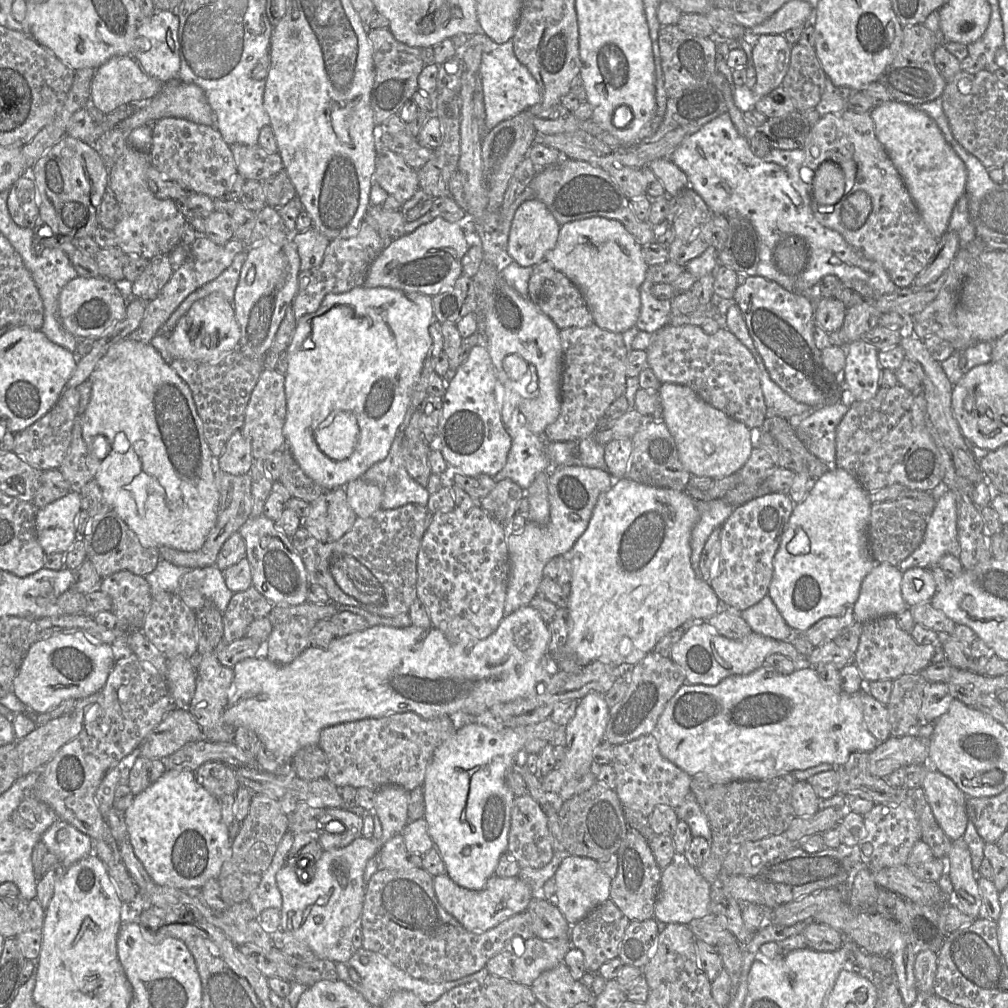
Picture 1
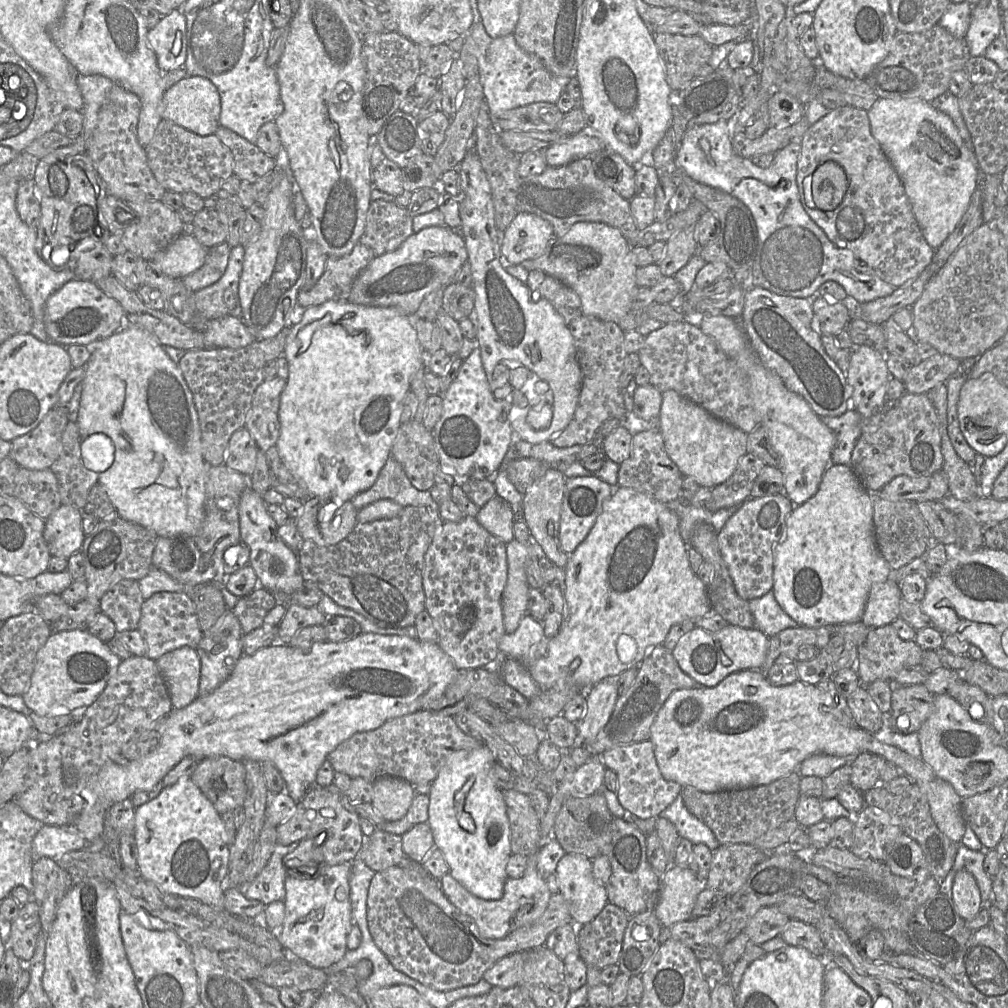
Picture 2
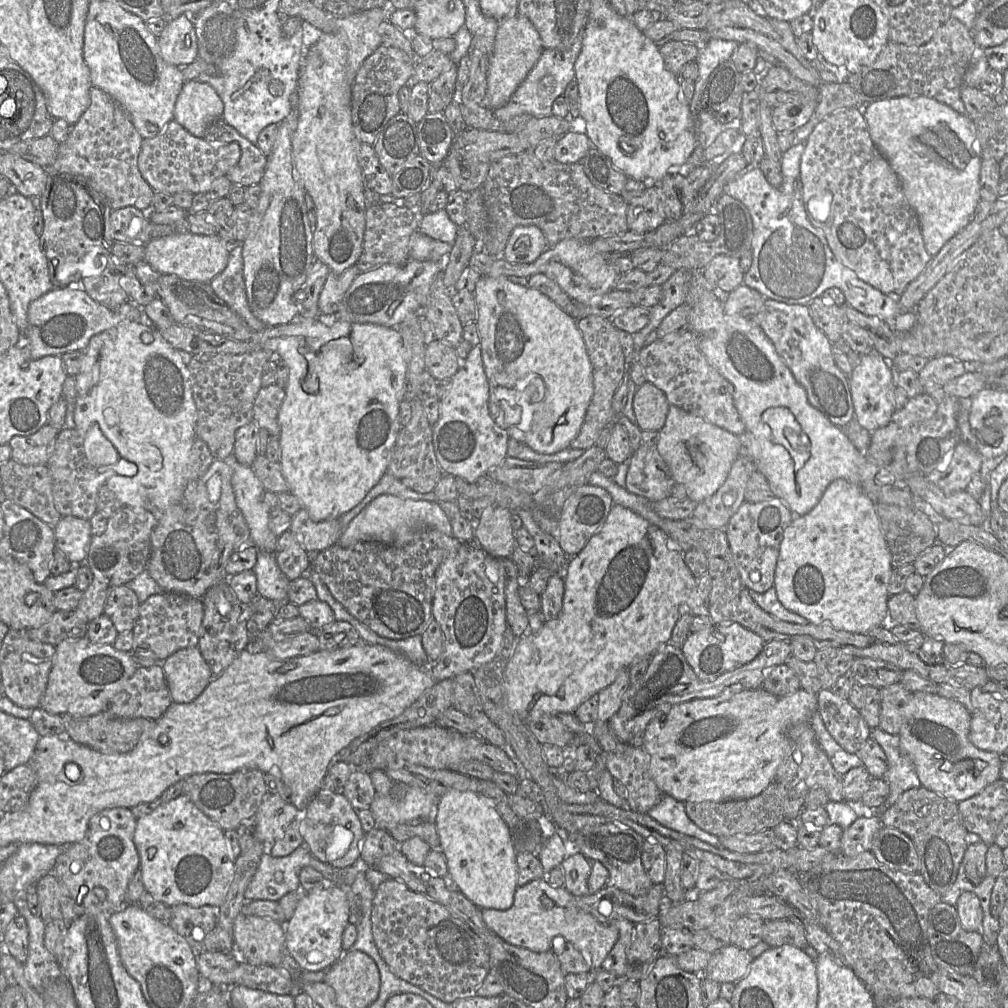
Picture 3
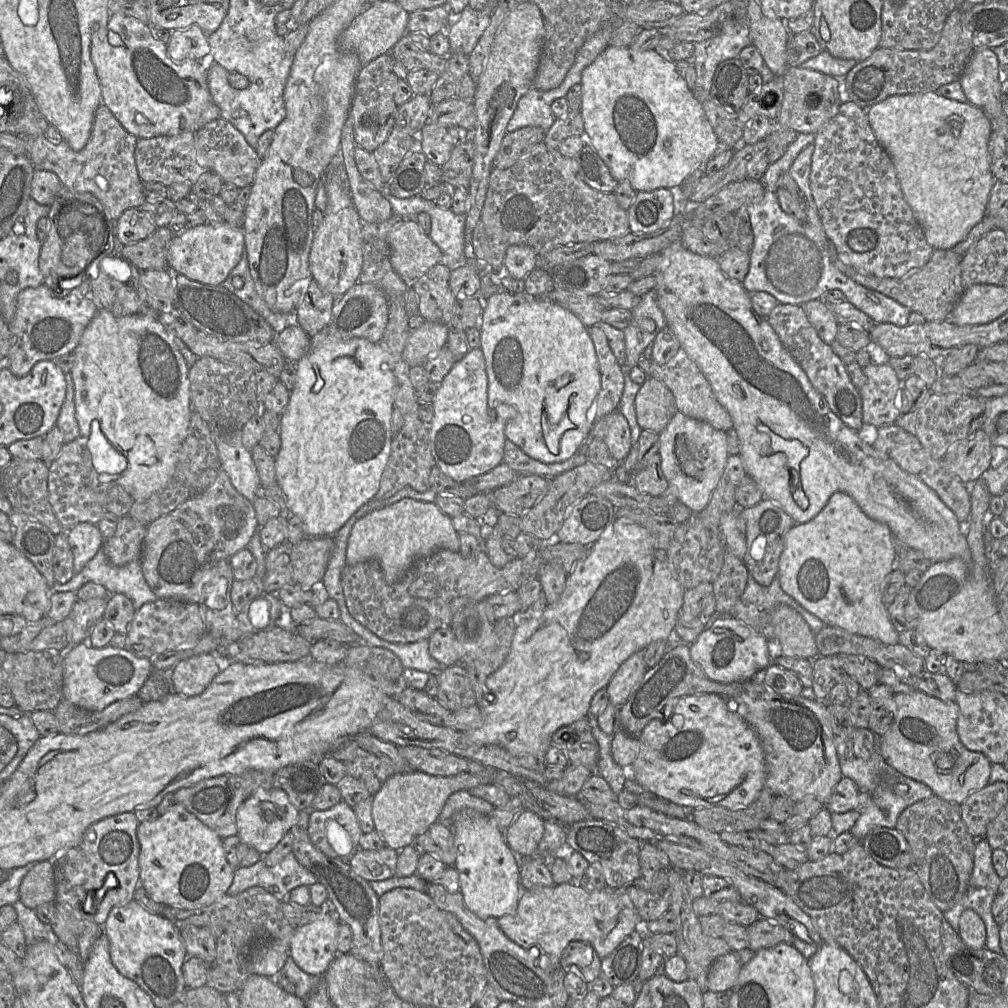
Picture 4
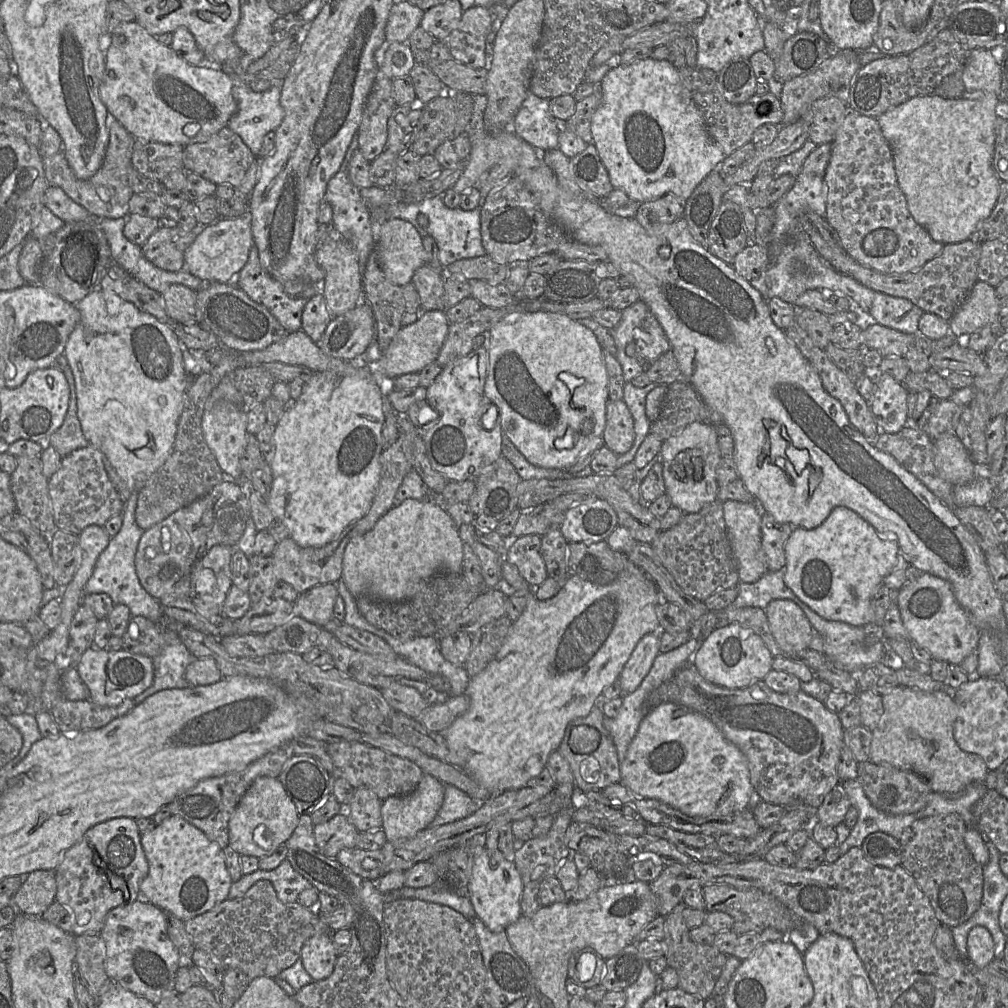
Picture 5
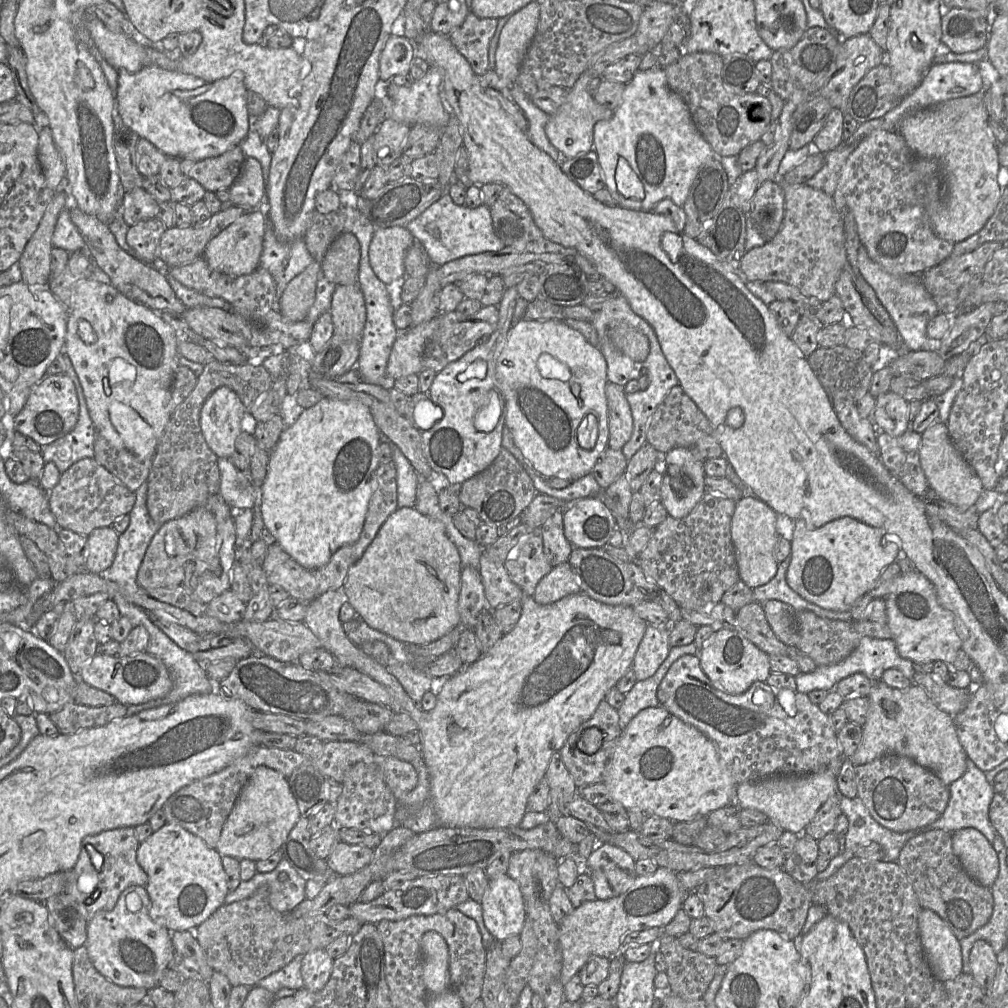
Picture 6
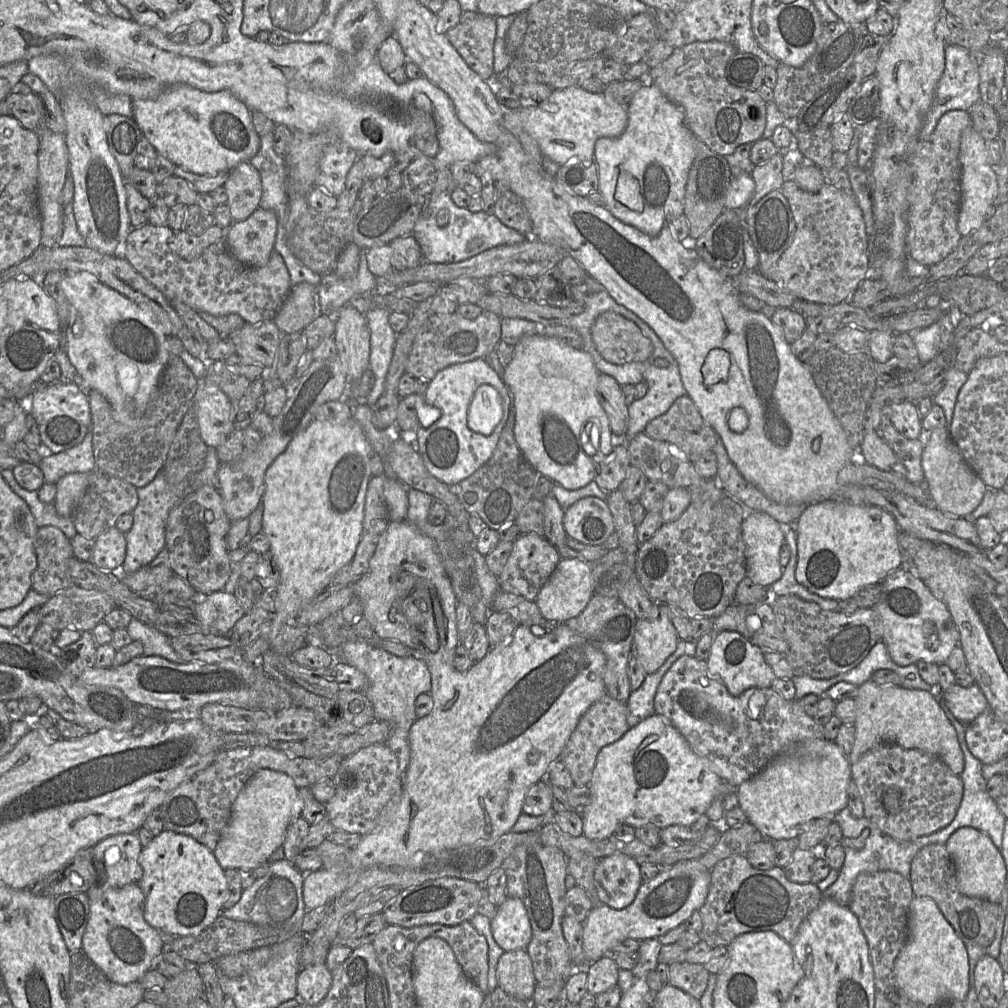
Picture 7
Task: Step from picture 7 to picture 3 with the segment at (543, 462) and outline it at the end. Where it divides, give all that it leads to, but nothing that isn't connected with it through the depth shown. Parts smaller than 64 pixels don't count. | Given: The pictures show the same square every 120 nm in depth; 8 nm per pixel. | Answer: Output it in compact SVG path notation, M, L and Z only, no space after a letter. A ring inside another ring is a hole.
M482 276L473 295L479 346L489 384L489 411L492 419L499 427L507 429L510 437L527 444L538 453L553 454L569 448L580 432L594 393L592 364L576 319L565 313L545 294L514 284L505 276ZM529 374L538 374L545 383L545 397L539 402L532 402L527 393L524 393L524 388L530 383ZM500 400L522 408L521 421L517 425L507 427Z

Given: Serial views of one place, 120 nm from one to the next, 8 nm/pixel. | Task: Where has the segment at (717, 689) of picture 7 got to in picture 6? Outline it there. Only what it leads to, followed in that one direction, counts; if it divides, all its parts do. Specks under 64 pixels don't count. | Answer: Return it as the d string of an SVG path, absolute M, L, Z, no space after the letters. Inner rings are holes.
M696 655L681 656L661 681L657 698L660 706L693 726L710 739L737 784L774 775L806 775L831 770L838 775L844 759L830 716L813 704L808 695L789 689L775 689L766 682L754 682L741 694L716 688L703 672Z

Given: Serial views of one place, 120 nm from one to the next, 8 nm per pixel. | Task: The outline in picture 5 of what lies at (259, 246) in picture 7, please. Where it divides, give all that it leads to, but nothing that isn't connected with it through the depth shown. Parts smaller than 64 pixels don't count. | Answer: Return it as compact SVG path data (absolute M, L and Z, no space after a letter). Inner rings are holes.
M250 212L237 218L219 218L216 222L206 226L193 243L185 250L184 269L204 281L204 283L232 283L234 276L246 264L249 251L253 244Z

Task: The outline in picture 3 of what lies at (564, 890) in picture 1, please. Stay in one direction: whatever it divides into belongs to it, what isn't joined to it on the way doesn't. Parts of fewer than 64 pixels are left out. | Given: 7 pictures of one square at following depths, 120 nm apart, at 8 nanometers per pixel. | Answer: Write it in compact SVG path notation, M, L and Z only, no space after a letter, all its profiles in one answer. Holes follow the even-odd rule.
M582 853L564 859L561 868L565 875L564 887L575 897L589 895L588 878L592 868L592 861Z

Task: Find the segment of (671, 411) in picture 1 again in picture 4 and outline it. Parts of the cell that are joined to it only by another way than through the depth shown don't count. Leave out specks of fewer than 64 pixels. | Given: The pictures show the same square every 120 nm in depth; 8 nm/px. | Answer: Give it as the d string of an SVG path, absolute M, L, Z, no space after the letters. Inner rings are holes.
M676 411L659 434L662 471L669 486L677 490L679 502L693 513L701 512L709 504L729 457L726 432Z

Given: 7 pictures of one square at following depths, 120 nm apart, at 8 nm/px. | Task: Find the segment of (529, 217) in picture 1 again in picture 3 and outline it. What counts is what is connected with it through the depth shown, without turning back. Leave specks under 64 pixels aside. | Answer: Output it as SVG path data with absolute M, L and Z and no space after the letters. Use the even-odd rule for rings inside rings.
M533 225L513 229L503 252L503 259L512 264L530 264L548 248L542 231Z

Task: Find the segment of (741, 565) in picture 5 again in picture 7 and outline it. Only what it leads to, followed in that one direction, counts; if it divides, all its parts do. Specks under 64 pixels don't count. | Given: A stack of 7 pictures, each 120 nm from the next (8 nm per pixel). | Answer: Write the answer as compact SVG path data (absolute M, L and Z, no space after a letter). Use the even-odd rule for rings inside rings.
M747 511L742 522L746 577L768 588L783 574L780 550L784 543L781 524L764 512Z

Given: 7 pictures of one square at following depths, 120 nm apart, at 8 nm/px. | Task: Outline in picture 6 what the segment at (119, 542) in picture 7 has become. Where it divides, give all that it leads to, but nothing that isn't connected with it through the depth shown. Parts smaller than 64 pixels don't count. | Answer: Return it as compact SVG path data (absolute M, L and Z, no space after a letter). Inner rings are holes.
M110 526L94 529L87 536L87 556L83 569L102 575L113 563L119 534Z

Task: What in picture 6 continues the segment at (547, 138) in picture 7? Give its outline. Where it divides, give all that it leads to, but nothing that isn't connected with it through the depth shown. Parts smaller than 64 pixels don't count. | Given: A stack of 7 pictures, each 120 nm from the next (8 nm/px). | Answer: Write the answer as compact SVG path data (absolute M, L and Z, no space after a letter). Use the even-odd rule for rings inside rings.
M584 71L576 83L567 90L565 102L550 115L545 125L545 133L550 143L560 151L567 159L593 150L593 128L600 120L608 120L614 111L597 102L587 91L587 85L593 78L593 74Z

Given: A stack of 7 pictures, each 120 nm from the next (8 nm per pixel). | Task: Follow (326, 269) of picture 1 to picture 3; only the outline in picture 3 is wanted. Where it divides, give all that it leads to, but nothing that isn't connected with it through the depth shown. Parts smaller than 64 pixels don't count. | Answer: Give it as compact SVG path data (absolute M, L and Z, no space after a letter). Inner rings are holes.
M357 265L347 268L342 273L330 271L319 295L318 306L321 314L329 315L338 311L344 295L359 273Z

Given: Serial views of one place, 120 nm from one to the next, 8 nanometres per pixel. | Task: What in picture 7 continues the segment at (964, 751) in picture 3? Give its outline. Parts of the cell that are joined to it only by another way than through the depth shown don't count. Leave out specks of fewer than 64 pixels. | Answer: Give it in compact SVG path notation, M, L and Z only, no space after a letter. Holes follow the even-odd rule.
M869 680L858 687L855 698L857 715L854 727L855 743L852 751L847 756L850 764L856 763L868 750L880 743L894 743L906 749L919 749L941 759L951 771L960 776L964 770L964 755L960 748L956 731L944 711L939 705L938 699L926 690L909 689L901 686L879 686Z

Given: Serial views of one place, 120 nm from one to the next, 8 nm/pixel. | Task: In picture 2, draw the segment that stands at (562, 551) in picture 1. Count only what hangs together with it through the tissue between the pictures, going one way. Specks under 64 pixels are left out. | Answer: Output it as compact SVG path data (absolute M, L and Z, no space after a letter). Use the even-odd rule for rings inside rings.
M596 475L566 479L559 522L559 542L565 553L572 554L587 537L602 511L603 502L612 493L613 487ZM514 538L506 544L506 554L507 581L502 593L502 611L505 633L511 634L528 613L527 561L541 553L533 541L522 543Z

